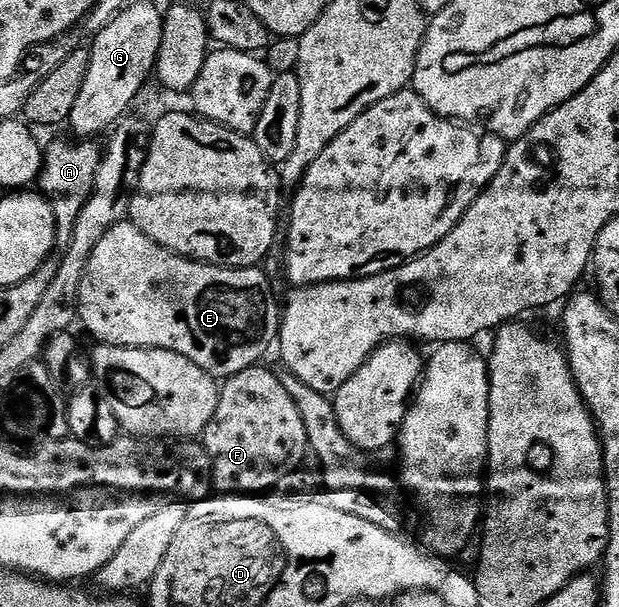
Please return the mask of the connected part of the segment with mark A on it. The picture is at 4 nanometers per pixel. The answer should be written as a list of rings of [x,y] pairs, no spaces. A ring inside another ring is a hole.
[[[70,141],[55,142],[51,147],[48,145],[44,149],[43,170],[37,179],[38,189],[42,191],[47,203],[53,208],[56,243],[63,248],[66,248],[73,236],[73,228],[77,224],[77,216],[81,216],[81,208],[95,190],[95,173],[101,157],[100,147],[95,147],[94,141]]]

